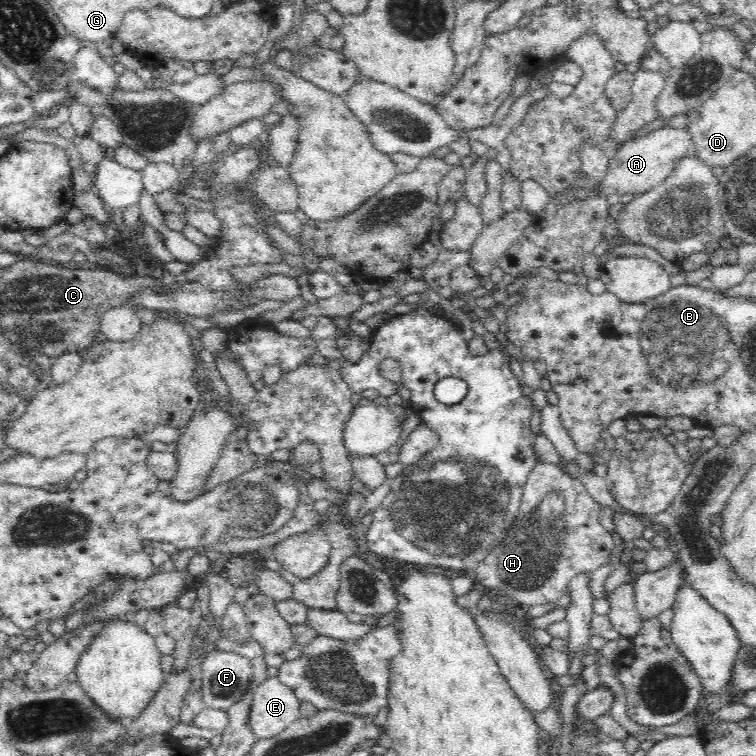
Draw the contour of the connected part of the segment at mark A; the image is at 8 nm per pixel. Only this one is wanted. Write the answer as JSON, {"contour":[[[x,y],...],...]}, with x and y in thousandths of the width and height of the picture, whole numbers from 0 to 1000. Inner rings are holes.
{"contour":[[[873,169],[841,180],[806,205],[806,220],[798,239],[798,257],[820,253],[827,257],[852,257],[882,237],[903,209],[922,208],[921,192],[910,169]]]}

